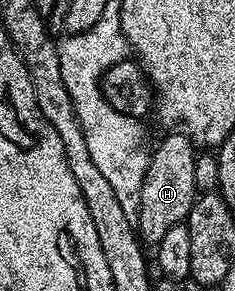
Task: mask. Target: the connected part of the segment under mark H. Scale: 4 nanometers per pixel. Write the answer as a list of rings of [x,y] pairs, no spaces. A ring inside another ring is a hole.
[[[185,132],[170,133],[158,145],[158,150],[150,153],[150,166],[144,175],[144,187],[140,191],[140,203],[138,204],[138,215],[136,218],[136,232],[147,246],[157,246],[160,239],[177,225],[183,224],[186,217],[192,211],[196,200],[196,190],[194,188],[194,158],[196,156],[196,146]]]

